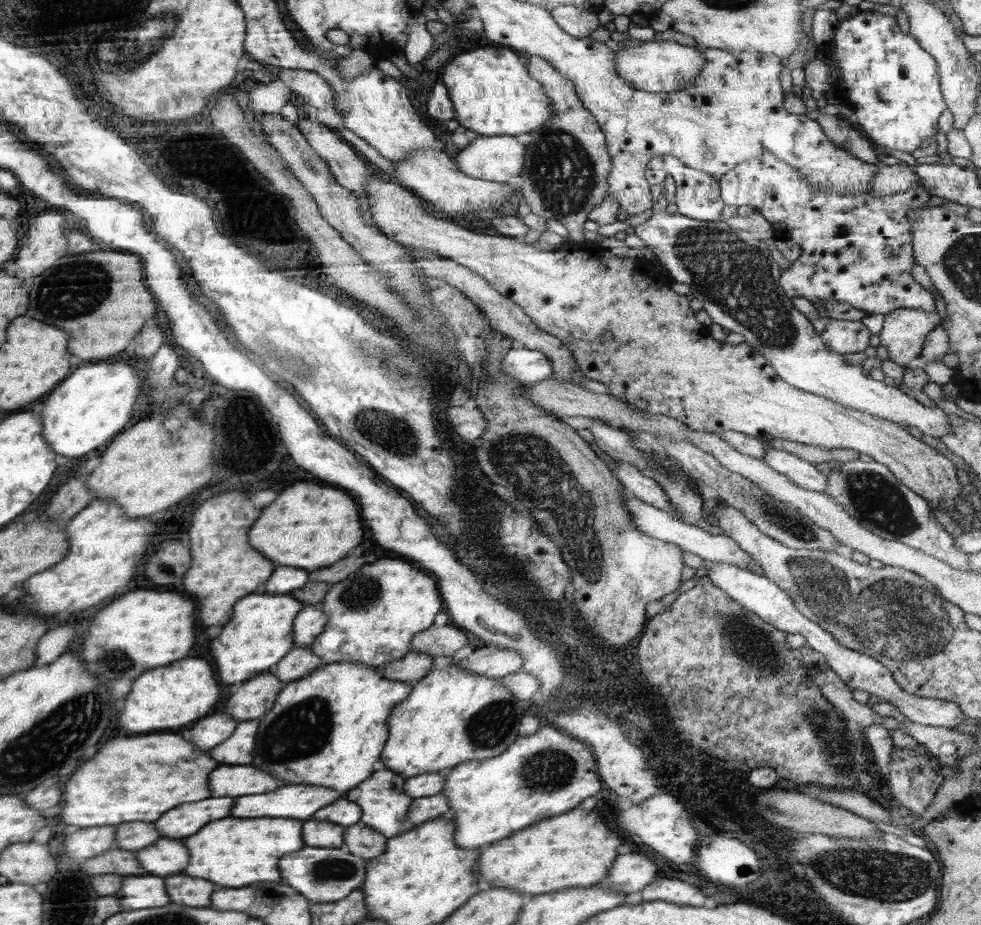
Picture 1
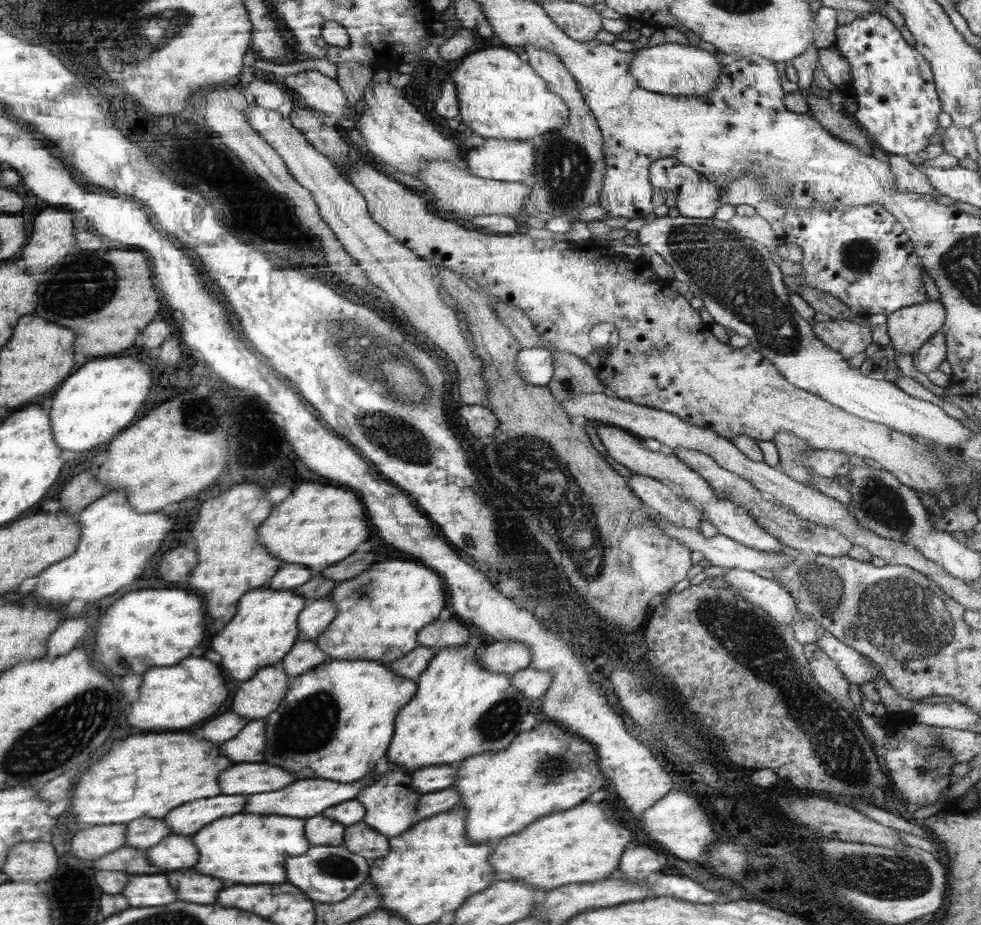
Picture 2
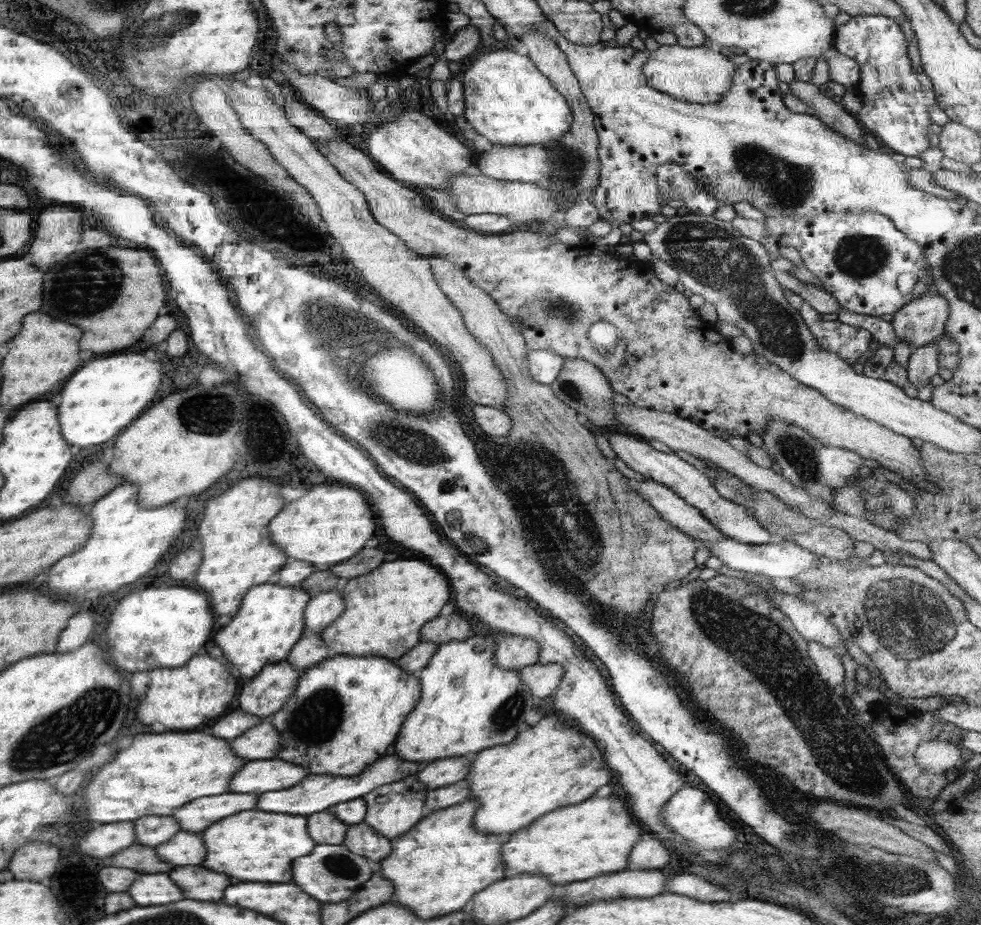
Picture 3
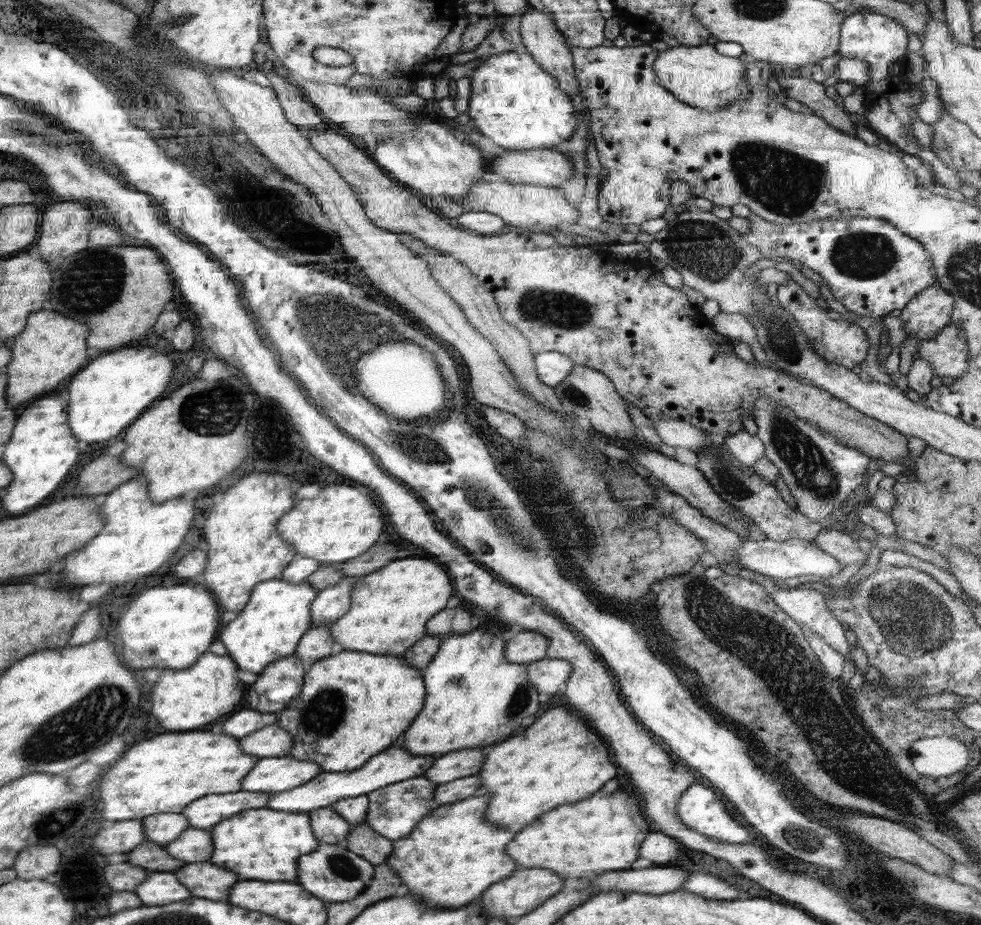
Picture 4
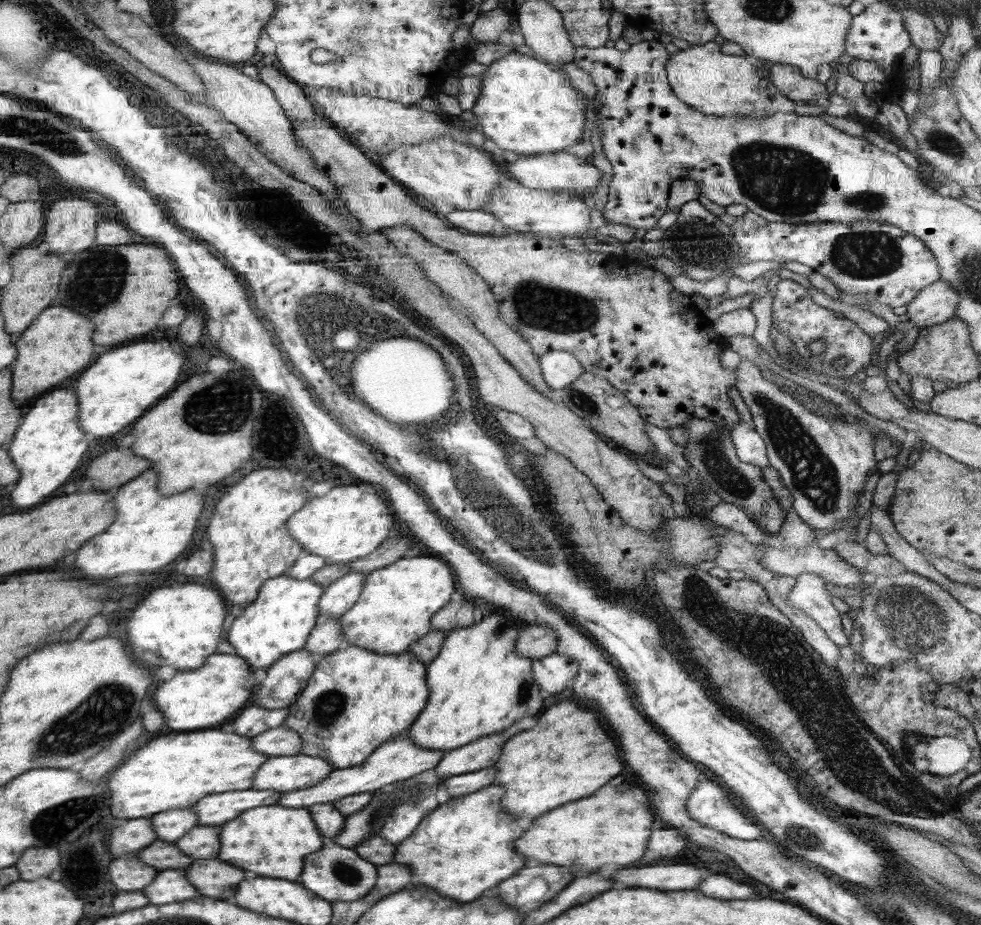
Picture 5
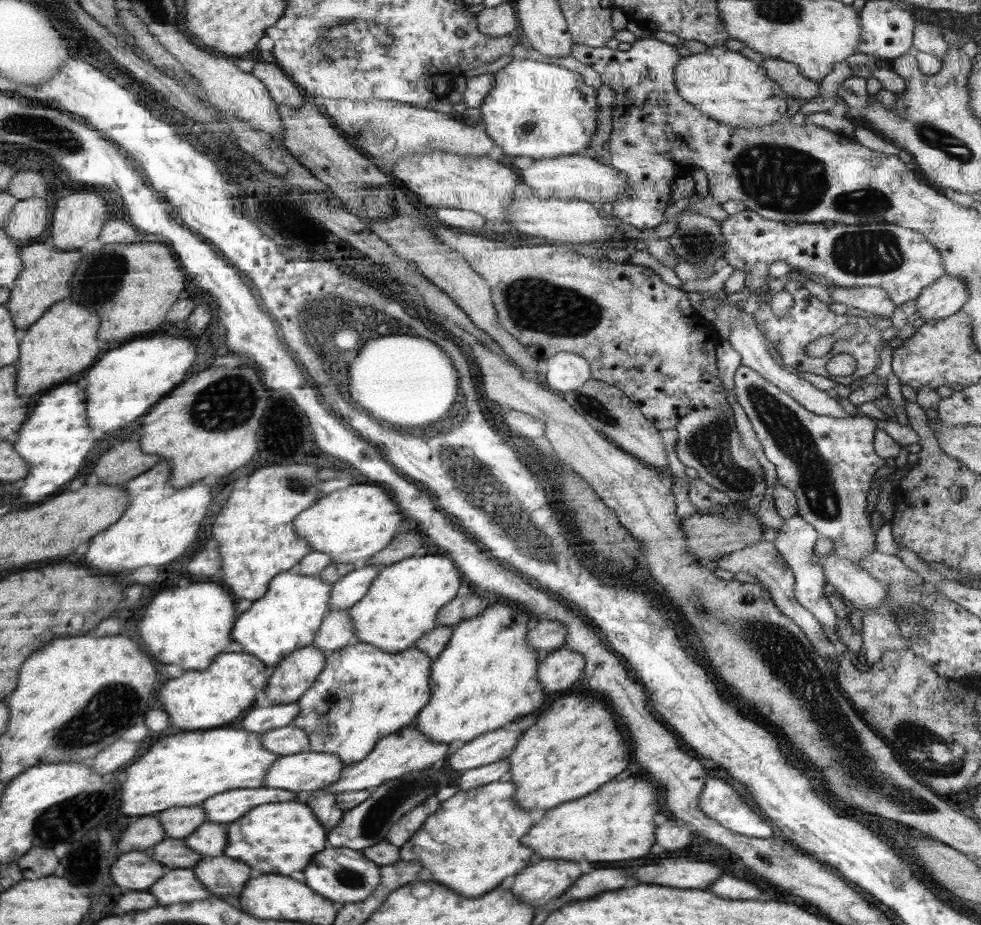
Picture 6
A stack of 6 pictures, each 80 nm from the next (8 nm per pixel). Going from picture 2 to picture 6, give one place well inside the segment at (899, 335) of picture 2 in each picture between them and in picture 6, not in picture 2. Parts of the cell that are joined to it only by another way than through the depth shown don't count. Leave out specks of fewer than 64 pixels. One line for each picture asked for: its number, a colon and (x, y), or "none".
3: (921, 322)
4: (929, 312)
5: (936, 304)
6: (946, 296)

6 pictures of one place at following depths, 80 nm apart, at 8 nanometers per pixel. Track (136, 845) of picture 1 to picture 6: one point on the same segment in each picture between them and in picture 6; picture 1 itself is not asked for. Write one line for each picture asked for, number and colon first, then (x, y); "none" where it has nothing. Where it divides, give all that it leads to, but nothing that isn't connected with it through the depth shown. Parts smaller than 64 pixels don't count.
2: (145, 832)
3: (151, 830)
4: (162, 828)
5: (171, 825)
6: (179, 822)

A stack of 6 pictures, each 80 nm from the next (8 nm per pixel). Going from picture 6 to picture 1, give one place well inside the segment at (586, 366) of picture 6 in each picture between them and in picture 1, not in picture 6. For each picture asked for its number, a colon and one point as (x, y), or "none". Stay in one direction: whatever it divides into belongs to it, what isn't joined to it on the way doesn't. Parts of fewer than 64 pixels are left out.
1: (527, 366)
2: (536, 365)
3: (544, 366)
4: (552, 367)
5: (560, 369)

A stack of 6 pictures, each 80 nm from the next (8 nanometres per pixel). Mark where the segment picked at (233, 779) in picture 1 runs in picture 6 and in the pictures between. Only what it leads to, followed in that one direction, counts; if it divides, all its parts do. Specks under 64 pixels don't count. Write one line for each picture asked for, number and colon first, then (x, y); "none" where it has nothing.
2: (253, 777)
3: (259, 776)
4: (274, 774)
5: (284, 774)
6: (309, 771)

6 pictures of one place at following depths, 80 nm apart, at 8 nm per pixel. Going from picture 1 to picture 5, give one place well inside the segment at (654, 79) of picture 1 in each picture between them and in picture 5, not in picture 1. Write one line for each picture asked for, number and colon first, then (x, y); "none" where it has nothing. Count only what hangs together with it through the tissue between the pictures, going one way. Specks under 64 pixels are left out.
2: (674, 69)
3: (701, 75)
4: (699, 76)
5: (702, 76)

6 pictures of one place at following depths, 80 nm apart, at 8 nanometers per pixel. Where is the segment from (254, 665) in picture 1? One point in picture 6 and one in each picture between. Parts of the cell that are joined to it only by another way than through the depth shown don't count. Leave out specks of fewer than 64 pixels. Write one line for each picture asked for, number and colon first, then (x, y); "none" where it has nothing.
2: (267, 627)
3: (274, 617)
4: (281, 613)
5: (280, 621)
6: (286, 620)

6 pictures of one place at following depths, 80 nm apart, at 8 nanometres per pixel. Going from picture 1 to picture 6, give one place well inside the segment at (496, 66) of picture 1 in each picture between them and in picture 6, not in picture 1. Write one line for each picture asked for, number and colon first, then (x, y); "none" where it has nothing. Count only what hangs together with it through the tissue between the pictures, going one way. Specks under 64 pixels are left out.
2: (500, 96)
3: (507, 99)
4: (514, 102)
5: (527, 106)
6: (541, 110)

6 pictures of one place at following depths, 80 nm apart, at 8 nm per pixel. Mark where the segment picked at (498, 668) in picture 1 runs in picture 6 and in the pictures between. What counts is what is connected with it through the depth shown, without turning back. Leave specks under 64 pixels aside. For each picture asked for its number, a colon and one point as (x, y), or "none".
2: (507, 657)
3: (515, 652)
4: (527, 647)
5: (536, 641)
6: (546, 635)

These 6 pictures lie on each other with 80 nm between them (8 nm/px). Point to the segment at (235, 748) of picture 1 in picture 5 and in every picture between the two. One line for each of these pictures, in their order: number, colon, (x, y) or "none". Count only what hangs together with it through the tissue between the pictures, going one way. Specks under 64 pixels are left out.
2: (249, 747)
3: (263, 741)
4: (273, 740)
5: (281, 741)

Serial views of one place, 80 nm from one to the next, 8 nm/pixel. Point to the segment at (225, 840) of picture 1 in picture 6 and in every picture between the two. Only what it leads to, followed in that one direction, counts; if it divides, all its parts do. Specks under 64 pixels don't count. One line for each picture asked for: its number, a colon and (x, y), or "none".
2: (247, 849)
3: (256, 846)
4: (266, 843)
5: (272, 840)
6: (281, 838)

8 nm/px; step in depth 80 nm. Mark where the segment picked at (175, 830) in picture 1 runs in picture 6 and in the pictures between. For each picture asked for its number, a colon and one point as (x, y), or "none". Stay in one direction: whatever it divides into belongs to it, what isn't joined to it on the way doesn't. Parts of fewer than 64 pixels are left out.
2: (189, 819)
3: (198, 815)
4: (209, 811)
5: (219, 808)
6: (227, 807)

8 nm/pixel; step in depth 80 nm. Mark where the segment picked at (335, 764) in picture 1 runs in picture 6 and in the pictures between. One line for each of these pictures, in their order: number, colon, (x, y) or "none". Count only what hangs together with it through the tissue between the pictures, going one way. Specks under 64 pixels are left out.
2: (338, 719)
3: (347, 710)
4: (353, 705)
5: (357, 700)
6: (364, 694)

